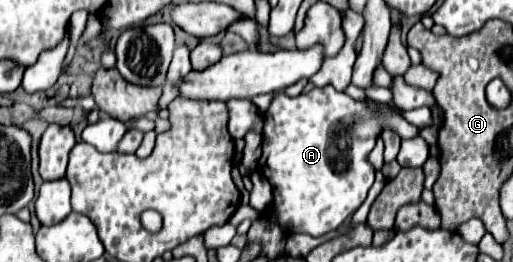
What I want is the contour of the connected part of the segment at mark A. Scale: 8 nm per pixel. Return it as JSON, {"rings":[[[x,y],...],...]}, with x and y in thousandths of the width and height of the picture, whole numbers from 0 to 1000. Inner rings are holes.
{"rings":[[[643,324],[628,340],[616,332],[604,355],[581,370],[534,355],[534,378],[519,424],[522,447],[515,447],[515,485],[511,485],[515,592],[503,630],[503,653],[526,691],[534,729],[534,775],[515,821],[538,836],[561,889],[596,889],[608,905],[624,905],[643,882],[655,882],[678,828],[686,828],[686,813],[710,775],[731,687],[733,645],[717,615],[717,592],[729,569],[737,500],[764,485],[784,531],[807,523],[815,508],[815,485],[799,477],[791,454],[768,431],[768,408],[752,408],[752,401],[745,408],[756,416],[760,431],[737,447],[710,393],[686,378],[674,355],[655,347]]]}

